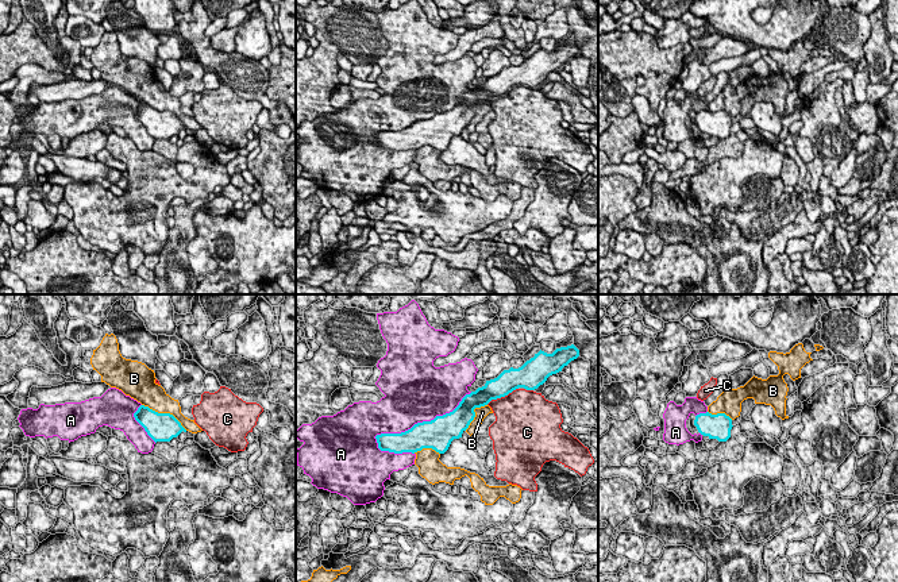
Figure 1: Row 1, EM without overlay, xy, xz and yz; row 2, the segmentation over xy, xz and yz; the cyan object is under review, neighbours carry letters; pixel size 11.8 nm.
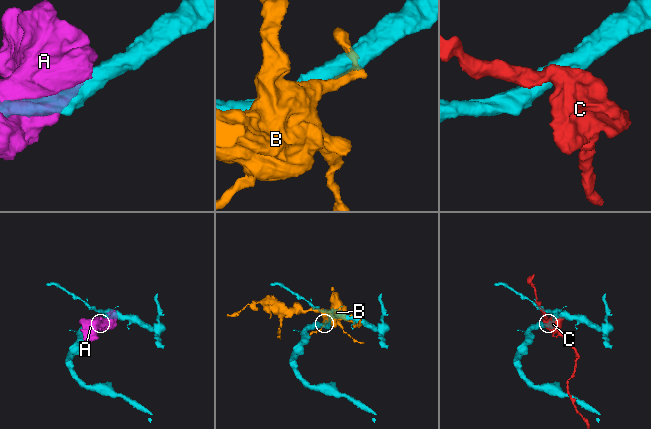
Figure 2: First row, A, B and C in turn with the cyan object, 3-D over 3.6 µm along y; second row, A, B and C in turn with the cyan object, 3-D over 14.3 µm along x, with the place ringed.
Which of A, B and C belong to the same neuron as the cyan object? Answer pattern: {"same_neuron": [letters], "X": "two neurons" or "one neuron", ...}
{"same_neuron": [], "A": "two neurons", "B": "two neurons", "C": "two neurons"}

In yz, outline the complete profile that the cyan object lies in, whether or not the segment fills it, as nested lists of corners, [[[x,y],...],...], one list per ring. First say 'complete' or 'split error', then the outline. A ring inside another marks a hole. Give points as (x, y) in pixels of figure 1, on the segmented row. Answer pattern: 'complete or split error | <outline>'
complete | [[[709,412],[697,415],[694,425],[701,435],[718,442],[727,442],[733,427],[732,419],[725,413],[712,415]]]

